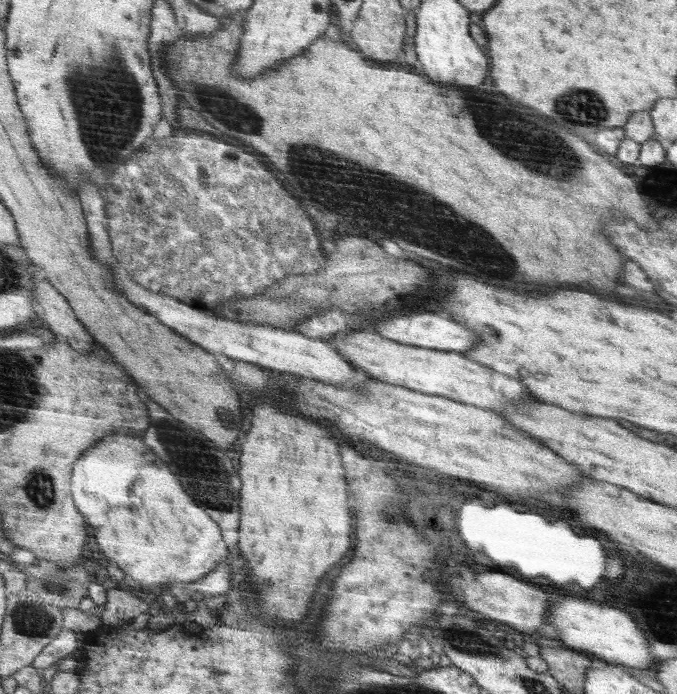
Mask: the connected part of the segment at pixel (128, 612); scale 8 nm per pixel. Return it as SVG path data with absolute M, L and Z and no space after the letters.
M122 588L120 589L110 589L107 591L107 601L105 602L105 609L100 614L101 622L103 626L116 627L117 624L132 622L132 620L136 619L140 614L144 614L145 612L140 612L140 608L142 608L142 604L146 604L138 596L134 596L132 592L125 591Z

